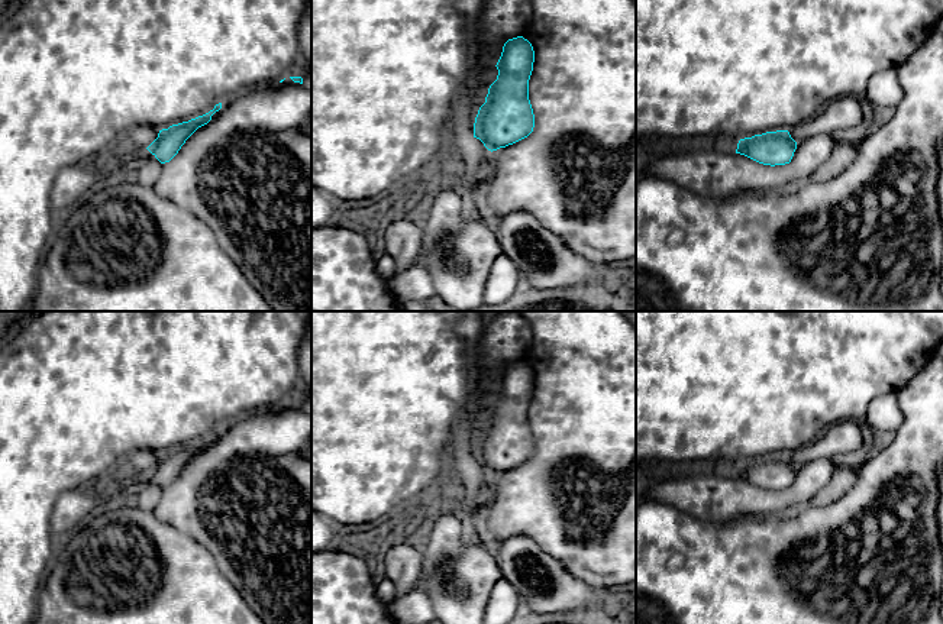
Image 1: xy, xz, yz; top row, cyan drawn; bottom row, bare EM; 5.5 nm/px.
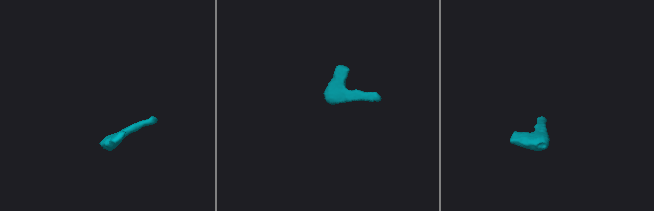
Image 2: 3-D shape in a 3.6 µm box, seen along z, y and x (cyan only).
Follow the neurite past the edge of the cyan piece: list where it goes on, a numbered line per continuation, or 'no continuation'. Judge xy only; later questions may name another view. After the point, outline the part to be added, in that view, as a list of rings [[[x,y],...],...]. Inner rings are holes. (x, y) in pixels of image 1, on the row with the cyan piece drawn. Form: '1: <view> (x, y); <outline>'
1: xy (73, 184); [[[130,149],[106,164],[83,164],[61,169],[51,191],[51,207],[55,214],[67,214],[83,198],[103,182],[133,177],[152,153],[146,149]]]

